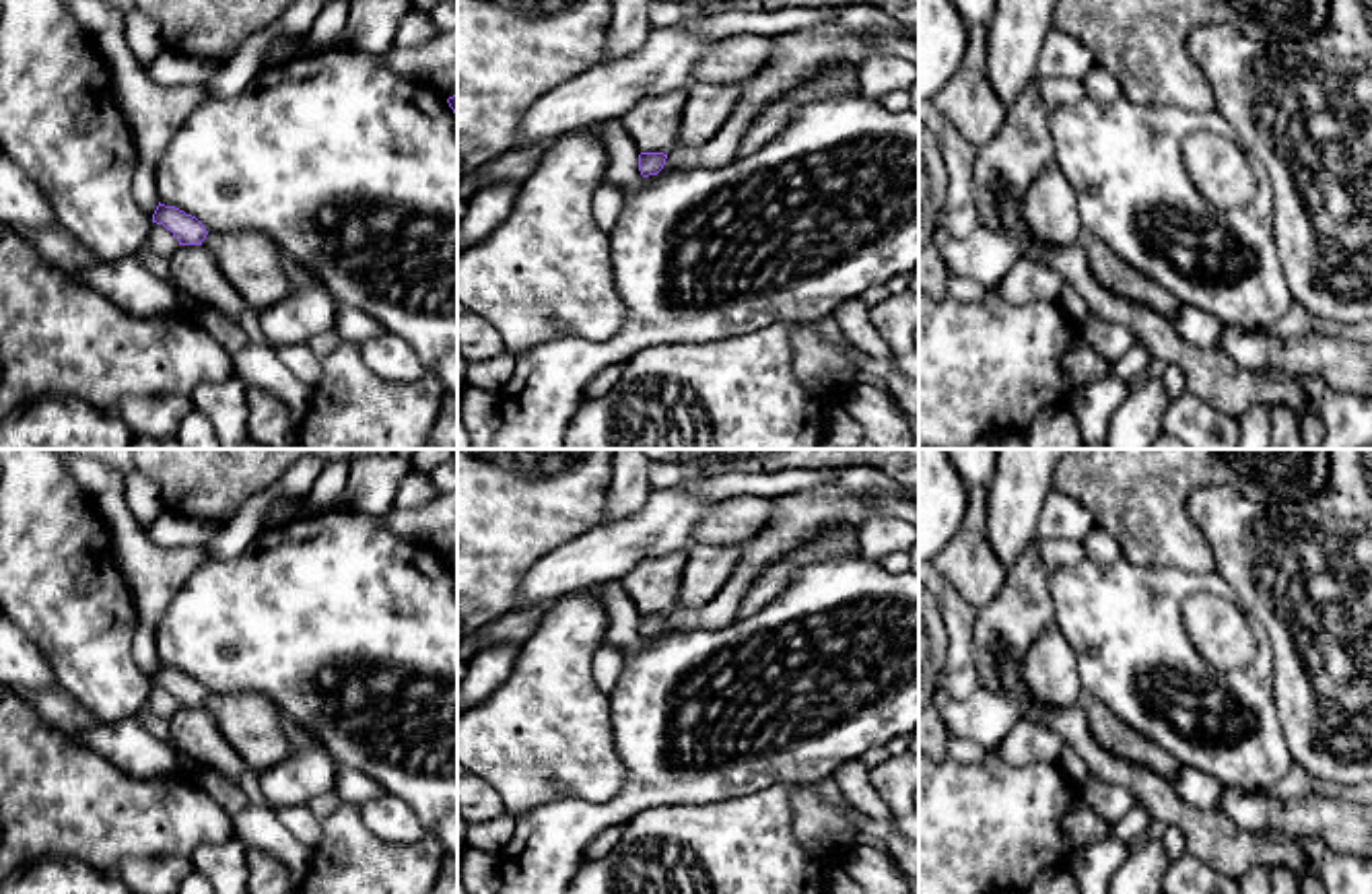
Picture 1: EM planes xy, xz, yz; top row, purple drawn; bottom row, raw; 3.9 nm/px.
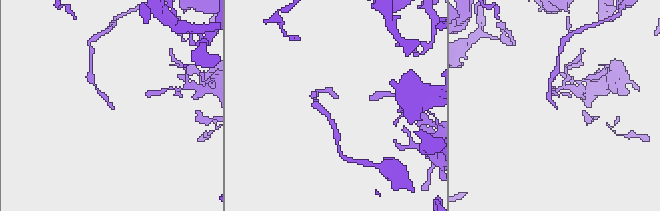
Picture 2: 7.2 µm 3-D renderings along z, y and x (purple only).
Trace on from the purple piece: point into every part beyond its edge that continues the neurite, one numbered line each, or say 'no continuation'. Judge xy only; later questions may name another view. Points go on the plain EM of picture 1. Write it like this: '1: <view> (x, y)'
no continuation

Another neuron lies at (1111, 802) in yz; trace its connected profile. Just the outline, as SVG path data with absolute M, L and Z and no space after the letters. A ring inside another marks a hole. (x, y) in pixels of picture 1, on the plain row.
M1088 777L1079 783L1086 803L1110 826L1123 820L1133 807L1133 797L1119 785Z

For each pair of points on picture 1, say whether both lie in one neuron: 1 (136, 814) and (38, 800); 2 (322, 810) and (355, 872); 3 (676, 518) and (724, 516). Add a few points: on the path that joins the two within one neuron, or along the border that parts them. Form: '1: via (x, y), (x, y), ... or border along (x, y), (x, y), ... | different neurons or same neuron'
1: via (112, 814), (99, 814), (62, 800) | same neuron
2: border along (342, 802), (322, 820) | different neurons
3: border along (715, 503), (695, 526), (693, 542), (684, 551) | different neurons

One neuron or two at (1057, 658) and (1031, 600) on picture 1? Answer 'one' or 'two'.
one

